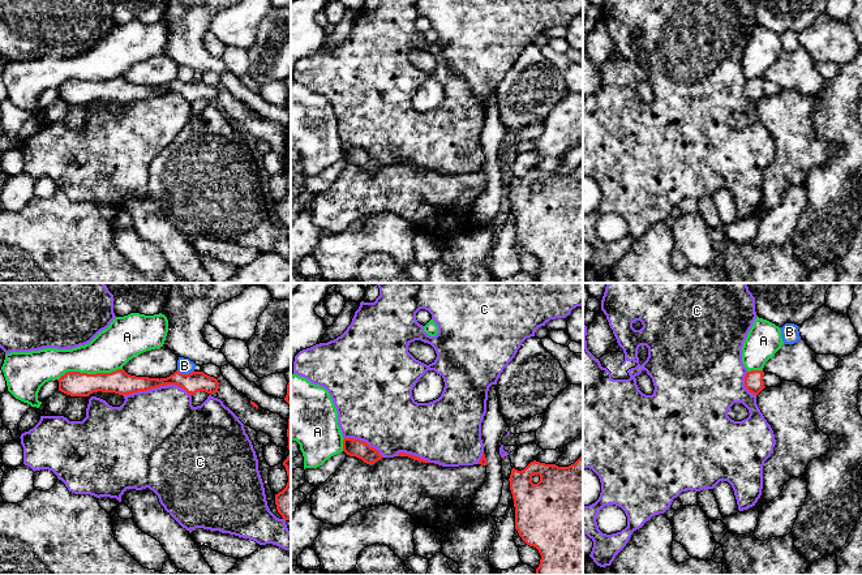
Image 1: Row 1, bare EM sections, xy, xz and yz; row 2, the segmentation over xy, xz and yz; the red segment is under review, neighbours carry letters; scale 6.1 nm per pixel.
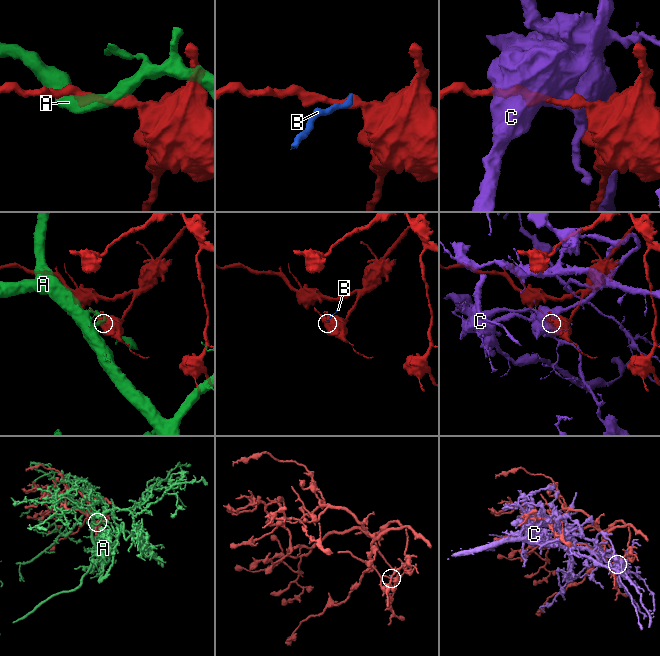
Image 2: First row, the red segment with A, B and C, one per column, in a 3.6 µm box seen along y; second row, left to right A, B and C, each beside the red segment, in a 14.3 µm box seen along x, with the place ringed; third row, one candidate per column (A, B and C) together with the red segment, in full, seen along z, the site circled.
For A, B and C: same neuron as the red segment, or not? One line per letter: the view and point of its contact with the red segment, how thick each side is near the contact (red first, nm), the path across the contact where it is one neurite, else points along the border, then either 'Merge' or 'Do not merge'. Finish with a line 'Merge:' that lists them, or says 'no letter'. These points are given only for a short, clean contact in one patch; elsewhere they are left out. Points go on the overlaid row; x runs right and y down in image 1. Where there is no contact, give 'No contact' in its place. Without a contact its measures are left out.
A: Touches red at xy (89, 374). Thickness 160 nm (red) against 240 nm. Do not merge
B: Touches red at xy (184, 374). Thickness 130 nm (red) against 100 nm. Boundary: xy (193, 369), (188, 373), (176, 370). Do not merge
C: Touches red at xy (157, 386). Thickness 150 nm (red) against 480 nm. Do not merge
Merge: no letter

